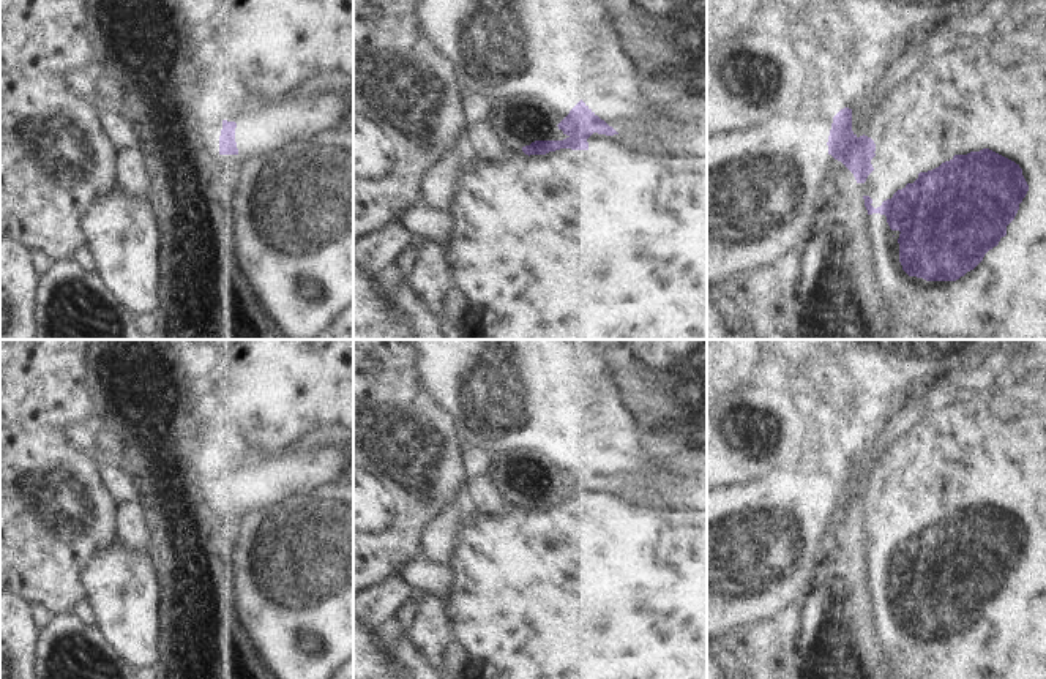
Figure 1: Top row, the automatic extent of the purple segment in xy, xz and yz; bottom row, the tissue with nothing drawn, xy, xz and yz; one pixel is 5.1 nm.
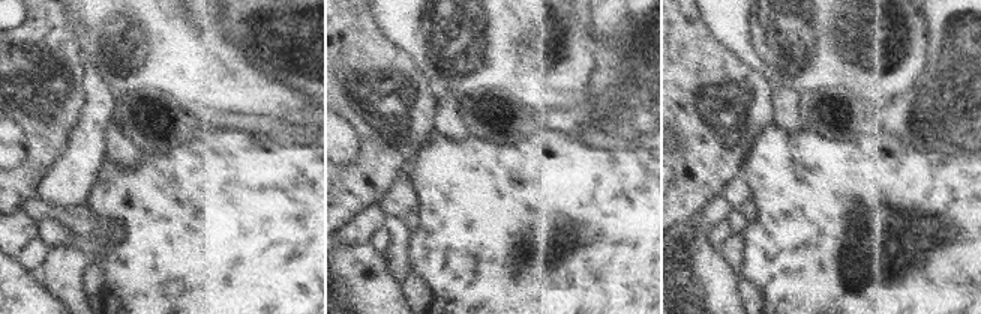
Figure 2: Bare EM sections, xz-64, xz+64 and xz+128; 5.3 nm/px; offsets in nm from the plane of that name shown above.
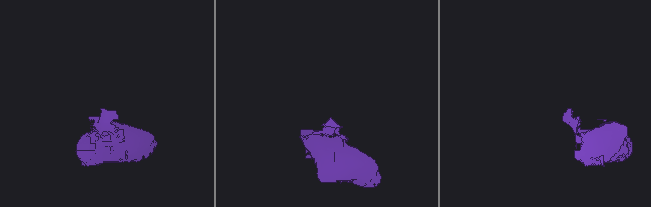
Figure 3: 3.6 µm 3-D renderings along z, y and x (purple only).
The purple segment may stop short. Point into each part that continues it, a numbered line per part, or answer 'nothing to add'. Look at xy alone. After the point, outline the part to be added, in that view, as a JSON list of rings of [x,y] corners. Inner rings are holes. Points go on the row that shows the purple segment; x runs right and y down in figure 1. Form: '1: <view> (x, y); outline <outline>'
nothing to add

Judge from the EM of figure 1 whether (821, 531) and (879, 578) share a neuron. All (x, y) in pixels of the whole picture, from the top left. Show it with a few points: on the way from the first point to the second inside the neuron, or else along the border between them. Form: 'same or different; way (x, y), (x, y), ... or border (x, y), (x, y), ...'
different; border (833, 510), (852, 528), (857, 540)

